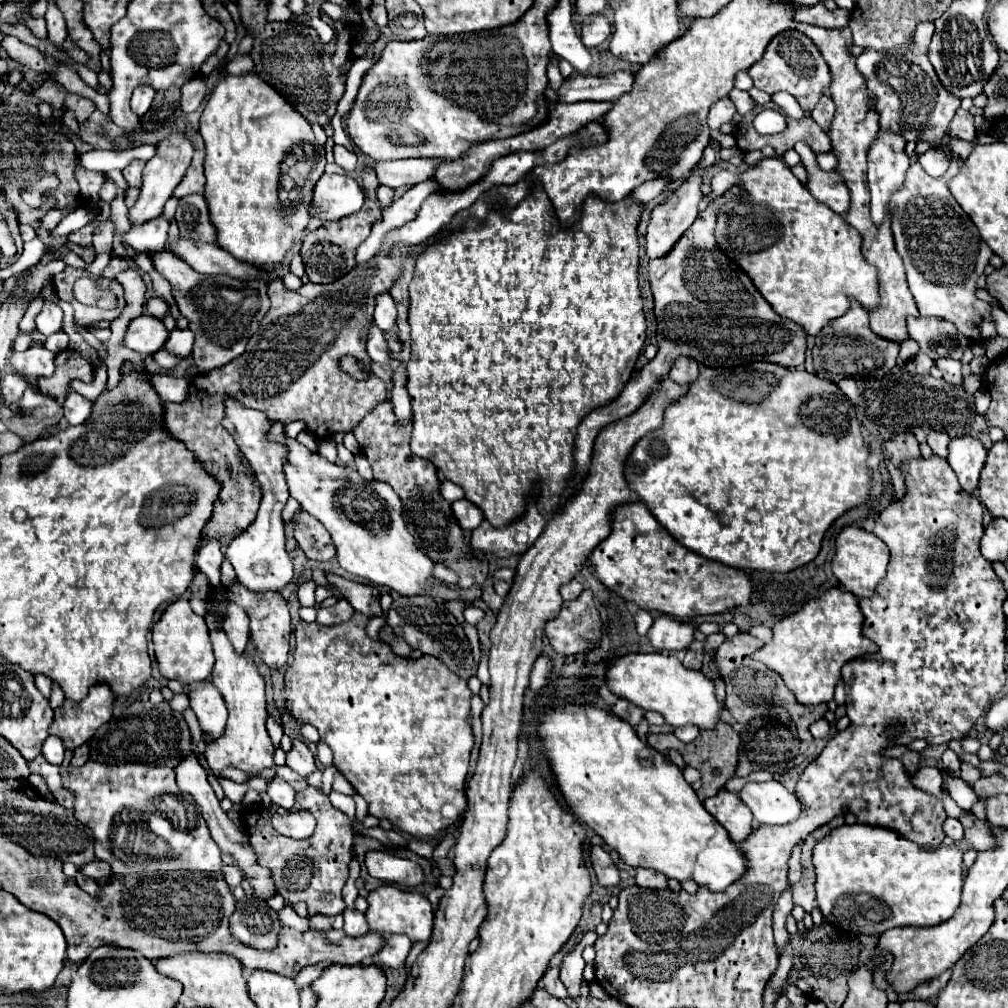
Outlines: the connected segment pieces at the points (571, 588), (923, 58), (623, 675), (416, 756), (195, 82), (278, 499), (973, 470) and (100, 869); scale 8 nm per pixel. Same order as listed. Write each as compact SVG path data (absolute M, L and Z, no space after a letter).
M576 579L571 580L560 588L560 594L564 601L575 599L582 591L583 587Z
M920 23L912 36L912 49L892 49L892 51L866 49L858 57L858 71L868 79L868 89L876 93L876 111L880 113L880 129L892 129L898 133L898 117L902 117L906 131L930 127L922 131L922 139L946 143L950 139L946 129L960 107L960 97L944 89L934 67L928 61L926 49L934 31L934 23Z
M630 653L614 657L606 667L608 689L622 699L632 701L644 711L656 711L664 717L666 725L682 727L686 723L698 725L700 729L712 729L718 719L722 703L714 697L714 683L700 671L684 669L674 655L664 653Z
M354 613L346 623L322 627L318 623L296 623L294 663L284 673L286 709L298 725L314 725L320 739L332 749L336 769L352 783L356 793L368 801L368 813L388 819L396 829L418 839L430 839L446 831L466 811L464 779L468 773L474 735L466 723L472 691L436 657L414 661L398 657L384 641L372 641L364 627L368 617Z
M194 77L190 83L186 83L182 87L182 111L184 113L192 113L200 107L202 99L206 95L206 85L204 85L204 79L202 77Z
M226 397L224 405L226 405L226 415L222 419L222 425L234 437L238 449L250 461L258 481L262 483L262 503L254 523L244 533L240 533L238 537L230 541L230 545L224 551L224 557L234 567L236 581L244 583L248 589L282 591L292 581L292 561L286 551L284 523L280 517L290 497L288 485L284 479L284 449L280 449L280 445L268 445L268 441L264 441L264 433L268 425L272 425L272 421L264 417L264 413L240 405L240 401L236 401L234 397Z
M954 437L948 445L948 463L958 475L962 489L974 493L986 463L986 449L974 437Z
M92 861L88 863L88 865L84 865L84 869L82 869L88 877L93 879L108 879L110 875L112 875L112 869L110 869L110 865L103 861Z

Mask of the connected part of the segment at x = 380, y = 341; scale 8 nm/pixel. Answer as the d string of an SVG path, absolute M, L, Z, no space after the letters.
M370 325L370 331L368 331L368 341L366 341L366 353L372 361L378 361L378 363L388 363L392 361L390 359L390 349L386 345L386 337L384 333L374 325Z

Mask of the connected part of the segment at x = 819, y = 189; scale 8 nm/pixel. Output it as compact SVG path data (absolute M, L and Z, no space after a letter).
M796 143L796 153L802 157L802 165L808 171L806 189L824 205L828 205L834 213L844 215L850 205L850 193L844 185L842 177L836 171L822 171L816 165L816 155L810 153L808 145Z

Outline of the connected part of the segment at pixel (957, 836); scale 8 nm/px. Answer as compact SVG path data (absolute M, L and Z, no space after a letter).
M950 817L944 821L944 833L946 833L948 837L952 837L954 841L960 841L960 839L964 837L964 831L962 831L960 821L958 821L958 819L950 819Z

